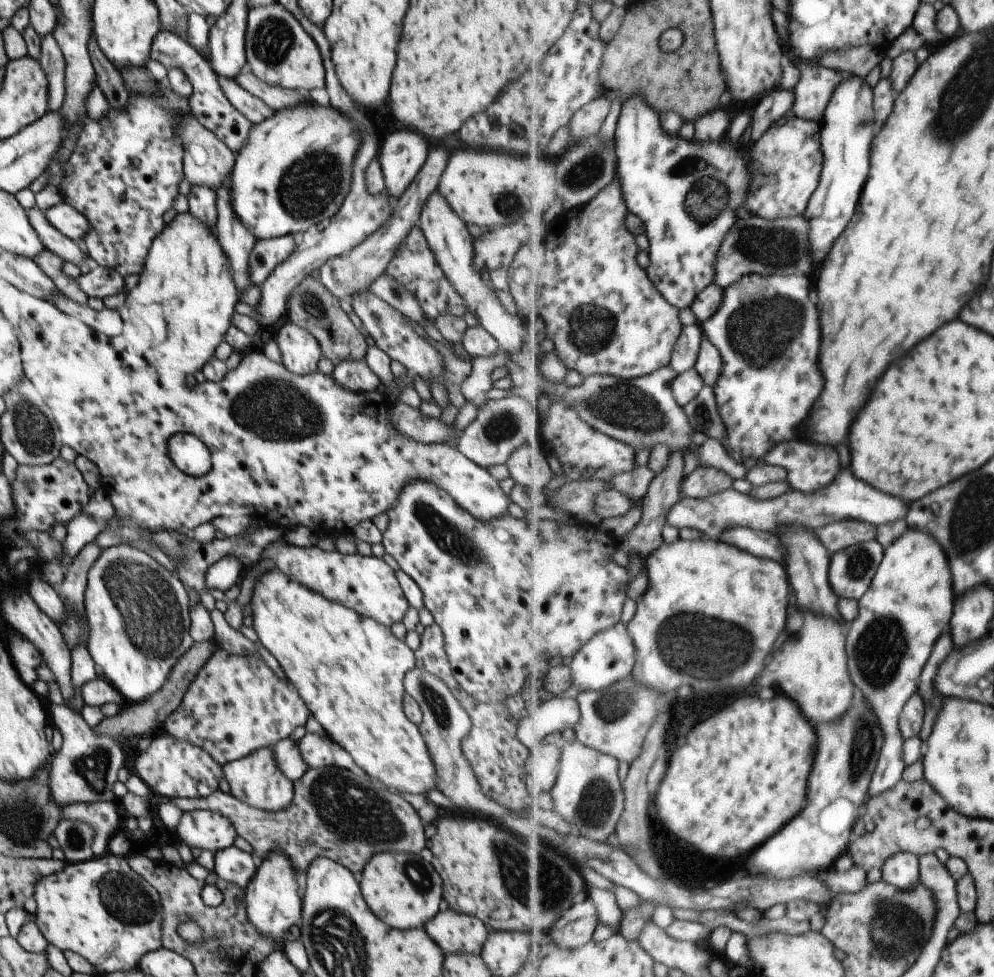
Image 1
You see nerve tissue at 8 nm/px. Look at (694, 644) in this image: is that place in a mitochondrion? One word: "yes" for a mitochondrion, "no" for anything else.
yes

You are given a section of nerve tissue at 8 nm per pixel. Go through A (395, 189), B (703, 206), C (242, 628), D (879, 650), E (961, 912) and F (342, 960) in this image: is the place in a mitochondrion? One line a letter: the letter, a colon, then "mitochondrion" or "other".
A: other
B: mitochondrion
C: other
D: mitochondrion
E: other
F: mitochondrion

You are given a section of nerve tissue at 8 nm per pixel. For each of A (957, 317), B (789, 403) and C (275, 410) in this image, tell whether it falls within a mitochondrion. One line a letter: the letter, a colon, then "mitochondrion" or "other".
A: other
B: other
C: mitochondrion

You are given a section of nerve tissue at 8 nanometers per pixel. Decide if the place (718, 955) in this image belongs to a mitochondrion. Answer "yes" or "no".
no

